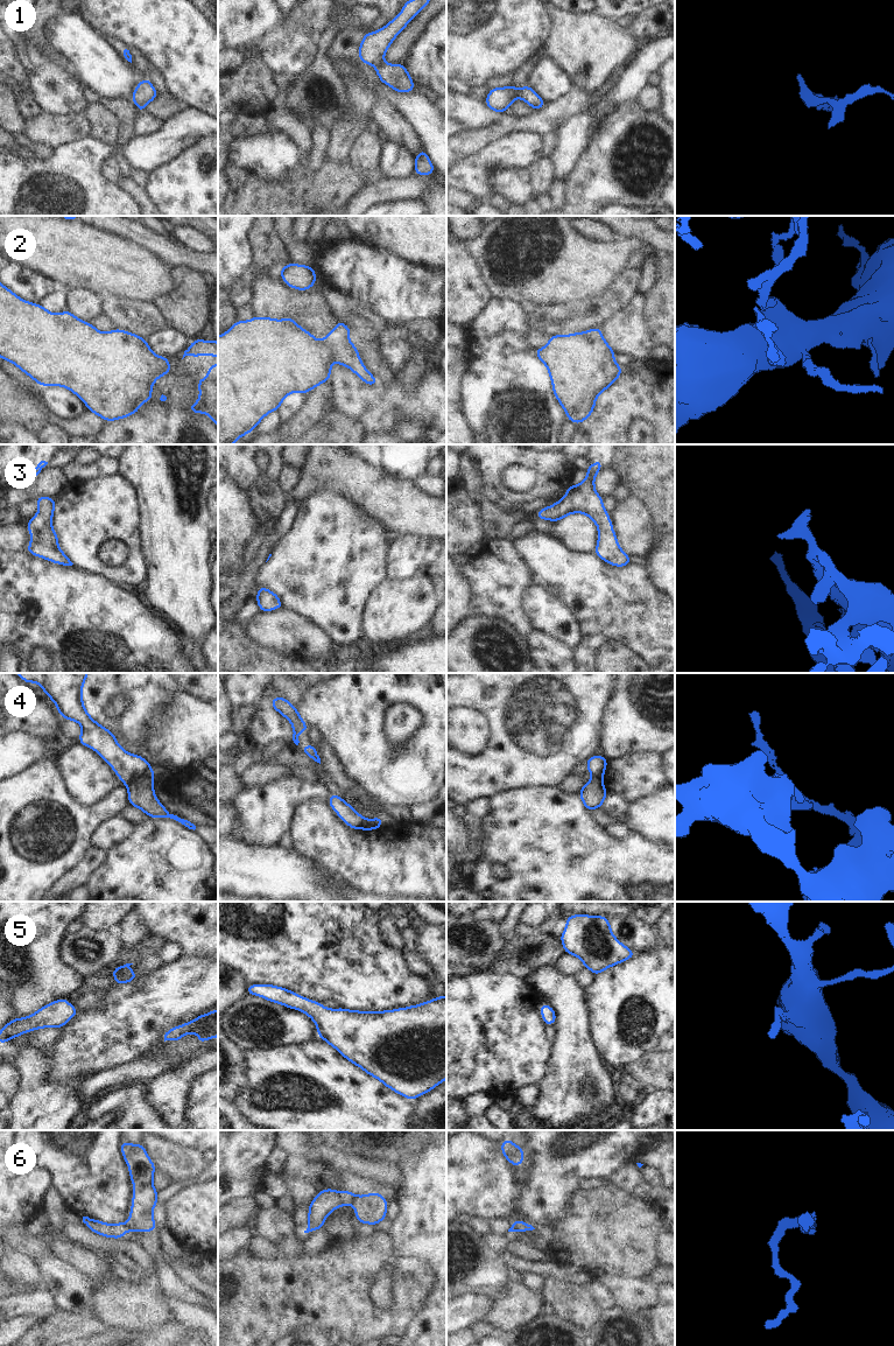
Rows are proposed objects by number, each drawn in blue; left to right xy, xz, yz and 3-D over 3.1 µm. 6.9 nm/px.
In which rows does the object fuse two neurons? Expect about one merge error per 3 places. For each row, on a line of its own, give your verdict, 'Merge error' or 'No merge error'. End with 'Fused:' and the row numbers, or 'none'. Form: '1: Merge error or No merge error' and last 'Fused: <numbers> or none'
1: No merge error
2: No merge error
3: No merge error
4: Merge error
5: No merge error
6: Merge error
Fused: 4, 6.

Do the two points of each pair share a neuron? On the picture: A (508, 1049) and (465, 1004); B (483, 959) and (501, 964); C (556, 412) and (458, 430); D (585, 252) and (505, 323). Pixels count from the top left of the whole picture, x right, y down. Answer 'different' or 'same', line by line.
A: same
B: different
C: different
D: different

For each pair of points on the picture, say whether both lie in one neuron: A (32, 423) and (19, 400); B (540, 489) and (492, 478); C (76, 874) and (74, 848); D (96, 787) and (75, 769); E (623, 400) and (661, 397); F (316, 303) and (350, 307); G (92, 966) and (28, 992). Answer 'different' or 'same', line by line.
A: same
B: same
C: different
D: same
E: same
F: different
G: different

